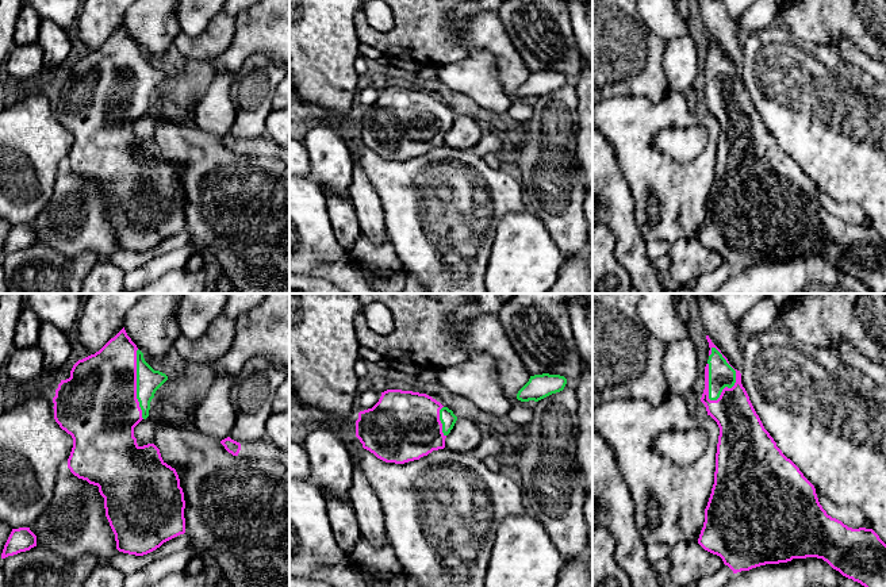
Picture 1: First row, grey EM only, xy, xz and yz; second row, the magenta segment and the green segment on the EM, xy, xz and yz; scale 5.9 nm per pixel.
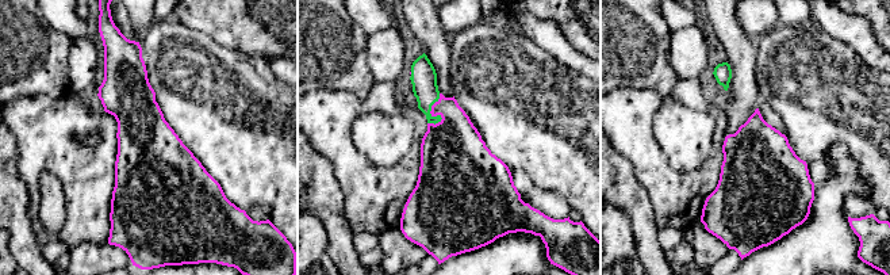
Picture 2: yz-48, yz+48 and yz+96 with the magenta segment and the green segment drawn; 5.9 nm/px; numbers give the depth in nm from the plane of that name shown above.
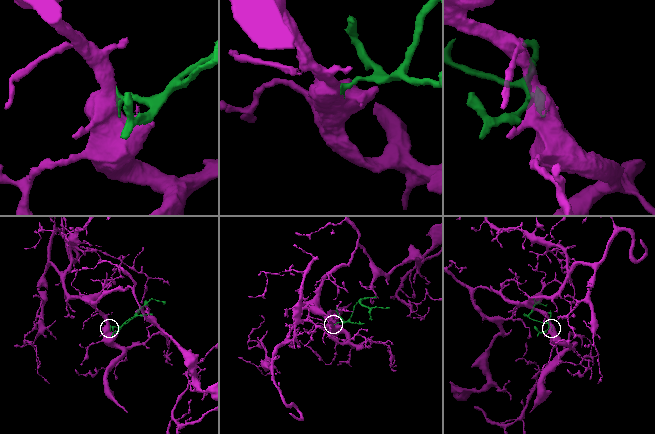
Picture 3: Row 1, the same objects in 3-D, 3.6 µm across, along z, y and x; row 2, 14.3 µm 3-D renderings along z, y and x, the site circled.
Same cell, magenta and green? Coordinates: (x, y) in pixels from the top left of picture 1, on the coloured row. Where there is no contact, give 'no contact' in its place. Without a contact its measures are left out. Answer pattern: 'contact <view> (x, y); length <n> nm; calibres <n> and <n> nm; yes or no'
contact yz (736, 376); length 320 nm; calibres 240 and 150 nm; yes

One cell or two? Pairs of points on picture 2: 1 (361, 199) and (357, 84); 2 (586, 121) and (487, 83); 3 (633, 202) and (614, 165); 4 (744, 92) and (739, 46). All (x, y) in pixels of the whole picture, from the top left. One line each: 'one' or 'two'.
1: two
2: one
3: one
4: one

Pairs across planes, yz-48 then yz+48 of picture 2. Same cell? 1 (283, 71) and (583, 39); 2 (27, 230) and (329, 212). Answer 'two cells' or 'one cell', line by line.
1: two cells
2: one cell

